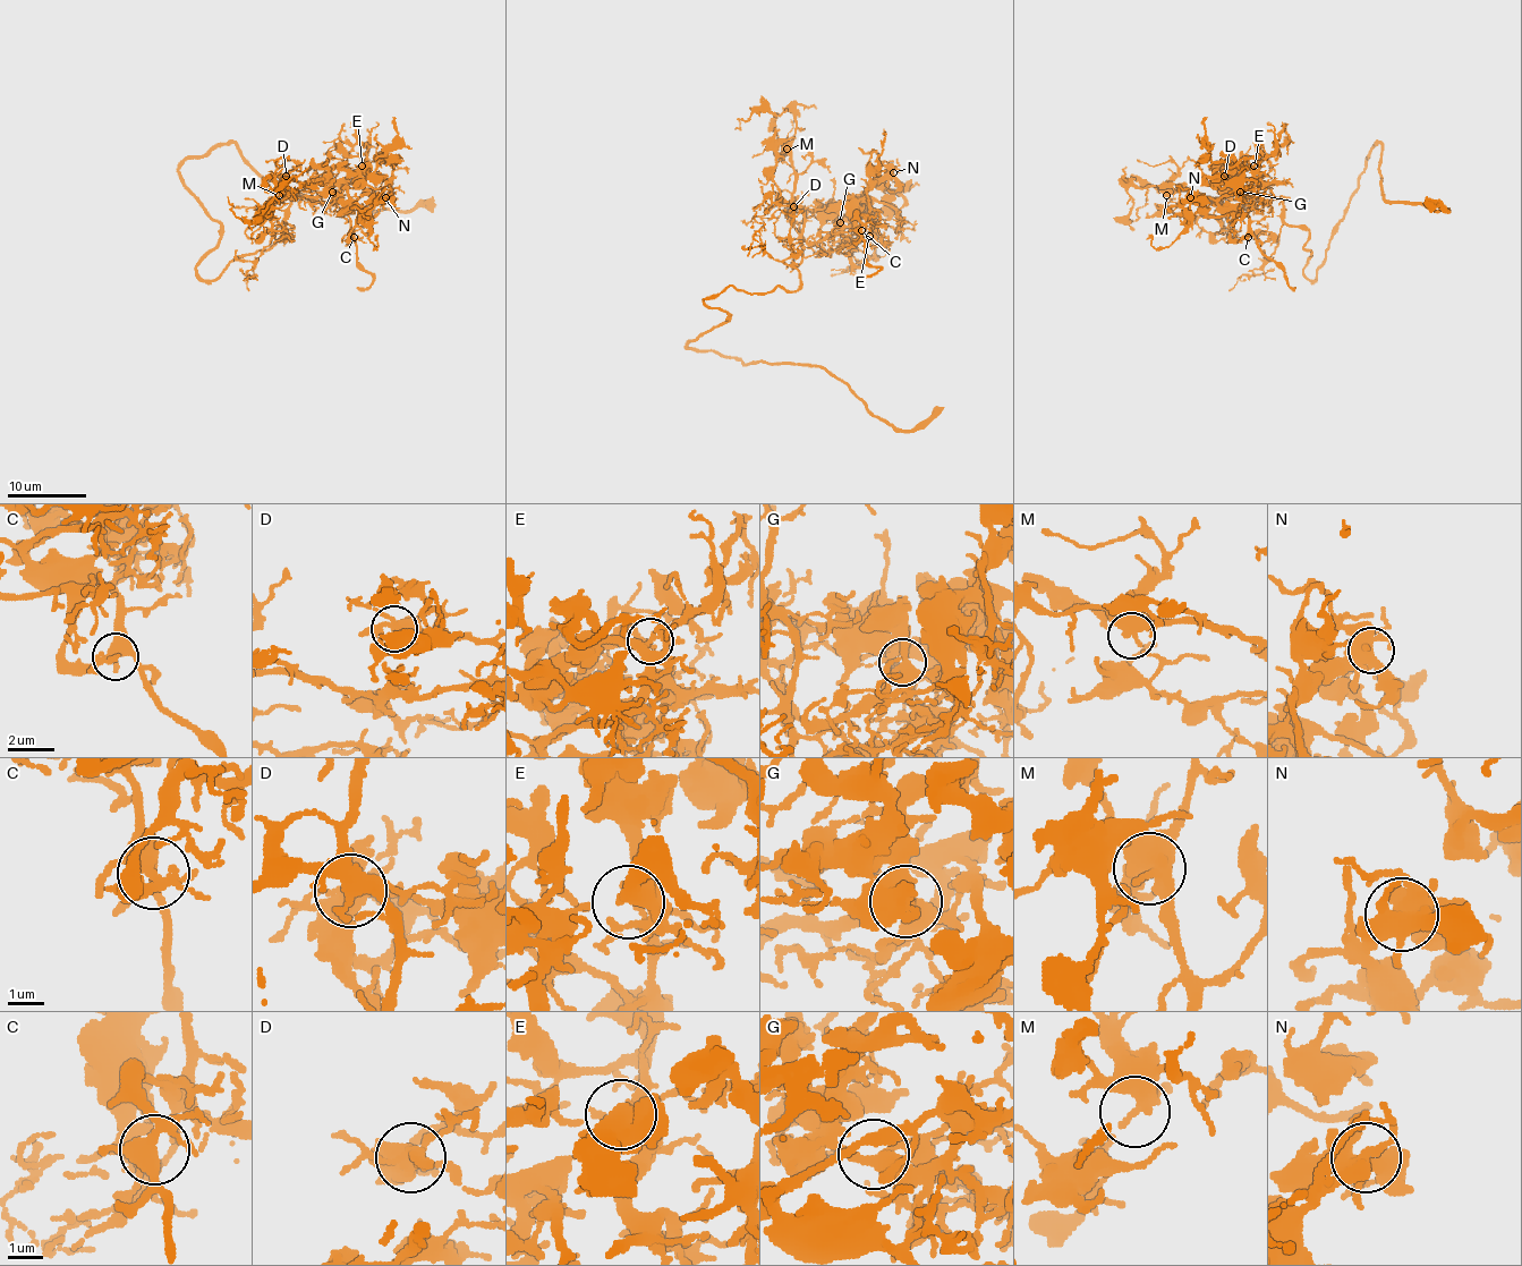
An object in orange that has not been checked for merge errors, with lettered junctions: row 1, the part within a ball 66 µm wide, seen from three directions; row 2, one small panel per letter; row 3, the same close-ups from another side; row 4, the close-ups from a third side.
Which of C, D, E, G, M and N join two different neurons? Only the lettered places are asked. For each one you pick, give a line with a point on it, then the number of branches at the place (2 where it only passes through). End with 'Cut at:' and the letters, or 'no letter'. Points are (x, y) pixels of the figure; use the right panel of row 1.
D: at (1224, 176); 5 branches meet
Cut at: D

